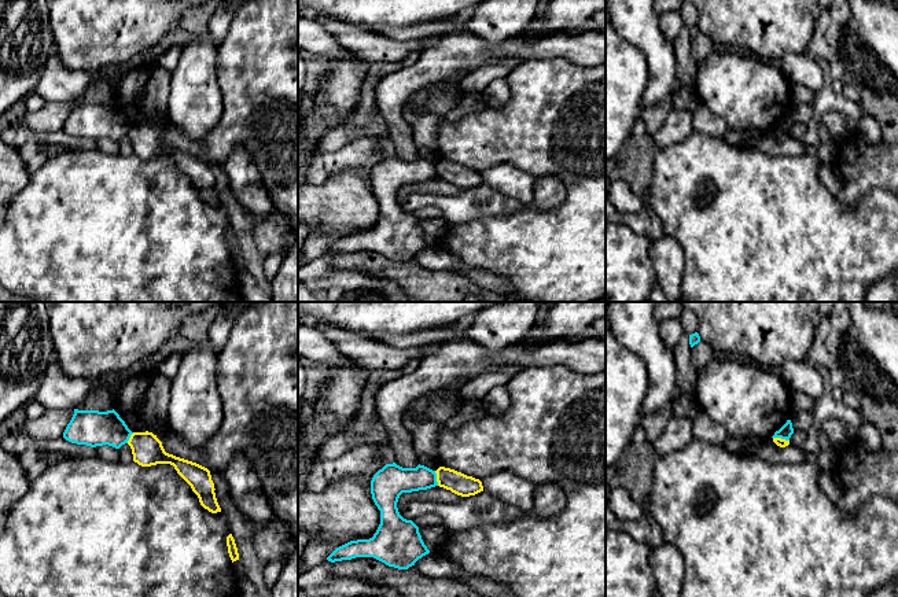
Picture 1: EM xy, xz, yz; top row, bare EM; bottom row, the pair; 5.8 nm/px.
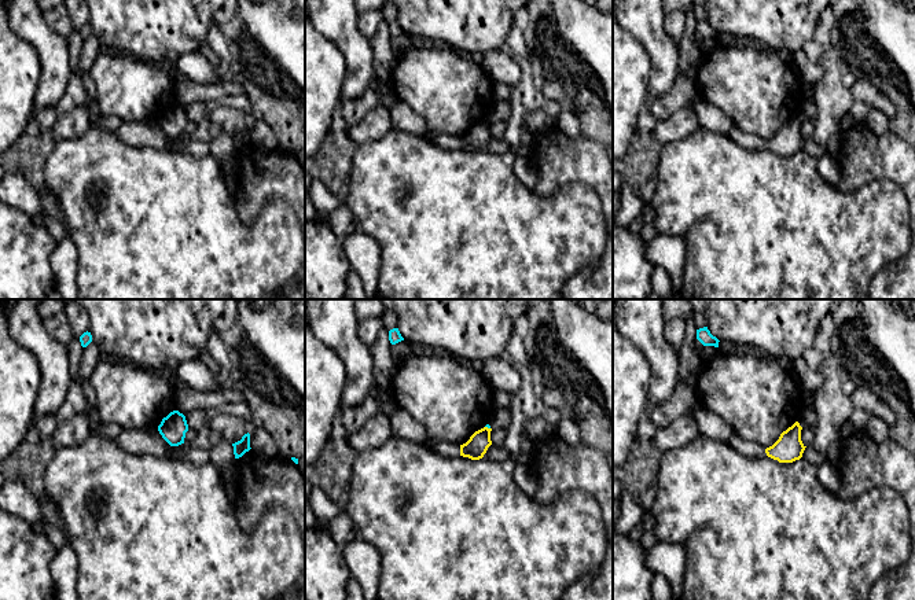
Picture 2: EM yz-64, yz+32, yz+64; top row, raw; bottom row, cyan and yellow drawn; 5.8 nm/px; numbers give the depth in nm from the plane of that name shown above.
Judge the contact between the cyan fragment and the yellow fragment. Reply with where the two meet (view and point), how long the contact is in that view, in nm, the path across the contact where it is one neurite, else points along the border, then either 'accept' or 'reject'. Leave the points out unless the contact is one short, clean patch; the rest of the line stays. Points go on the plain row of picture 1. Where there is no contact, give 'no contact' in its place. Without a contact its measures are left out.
meets cyan in yz at (781, 131); contact 100 nm long; border along yz (773, 129), (788, 133); reject

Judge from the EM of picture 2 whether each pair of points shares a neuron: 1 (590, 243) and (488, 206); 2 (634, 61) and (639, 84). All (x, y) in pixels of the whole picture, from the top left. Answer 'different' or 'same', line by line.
1: same
2: same

